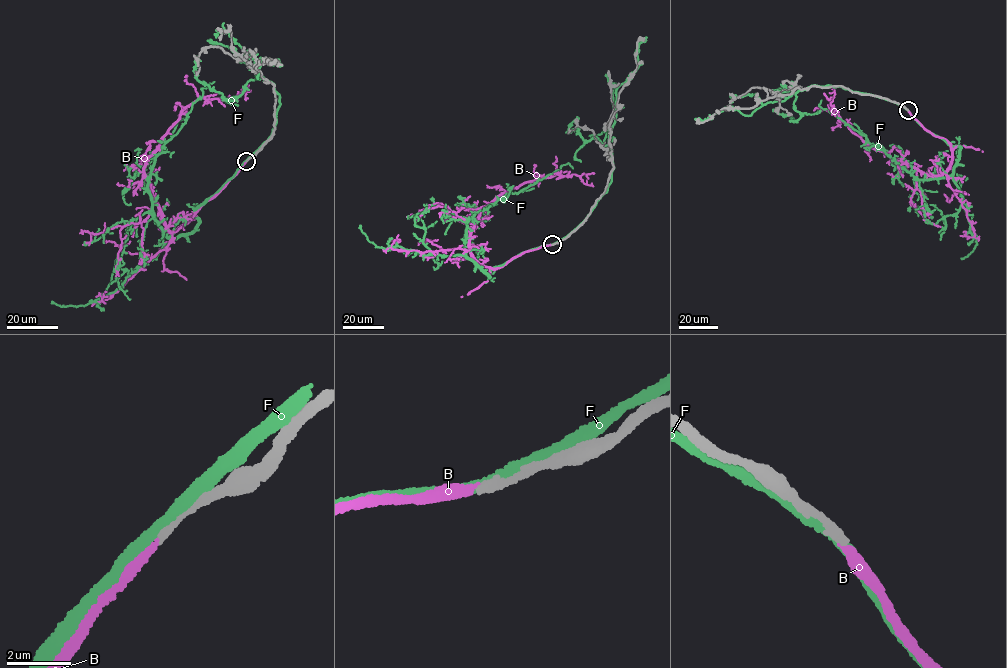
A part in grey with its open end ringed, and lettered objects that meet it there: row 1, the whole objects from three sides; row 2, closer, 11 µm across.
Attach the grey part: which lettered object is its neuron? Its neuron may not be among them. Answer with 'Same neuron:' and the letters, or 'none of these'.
Same neuron: B

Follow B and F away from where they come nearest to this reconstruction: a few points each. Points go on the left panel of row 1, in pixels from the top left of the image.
B: (246, 161), (189, 222), (174, 231), (164, 224), (143, 170), (148, 158), (193, 102), (244, 92), (248, 98)
F: (248, 159), (197, 206), (197, 227), (174, 239), (166, 236), (151, 208), (149, 175), (201, 89), (214, 81)

